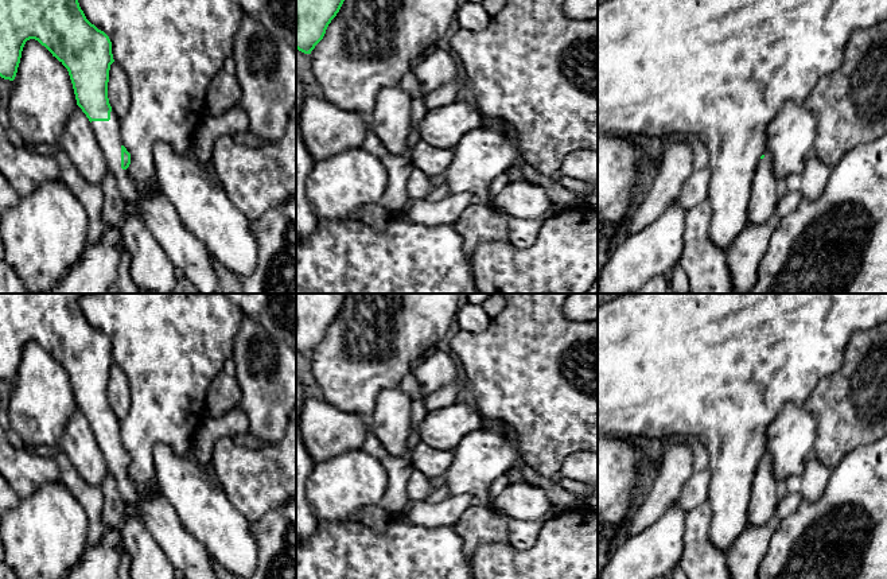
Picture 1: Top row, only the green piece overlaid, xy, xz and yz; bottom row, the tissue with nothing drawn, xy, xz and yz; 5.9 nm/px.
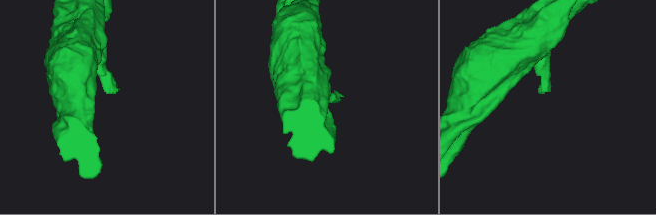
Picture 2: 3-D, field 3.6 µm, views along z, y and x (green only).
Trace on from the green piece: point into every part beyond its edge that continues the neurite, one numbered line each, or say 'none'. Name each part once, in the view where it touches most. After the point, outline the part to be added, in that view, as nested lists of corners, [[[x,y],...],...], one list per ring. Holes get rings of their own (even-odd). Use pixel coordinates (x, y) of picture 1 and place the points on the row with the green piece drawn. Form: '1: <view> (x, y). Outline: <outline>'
1: xy (189, 255). Outline: [[[112,110],[109,121],[92,121],[90,125],[105,155],[109,174],[117,182],[117,190],[125,202],[137,203],[140,219],[174,267],[183,273],[187,287],[199,294],[214,294],[218,277],[206,245],[182,224],[174,205],[159,187],[151,186],[147,191],[140,191],[131,176],[131,168],[121,168],[120,118]]]

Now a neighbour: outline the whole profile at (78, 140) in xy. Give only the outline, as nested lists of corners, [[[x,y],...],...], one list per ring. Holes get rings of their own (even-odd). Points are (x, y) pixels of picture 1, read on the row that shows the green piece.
[[[78,105],[67,120],[61,147],[86,182],[98,184],[109,172],[90,121]]]

